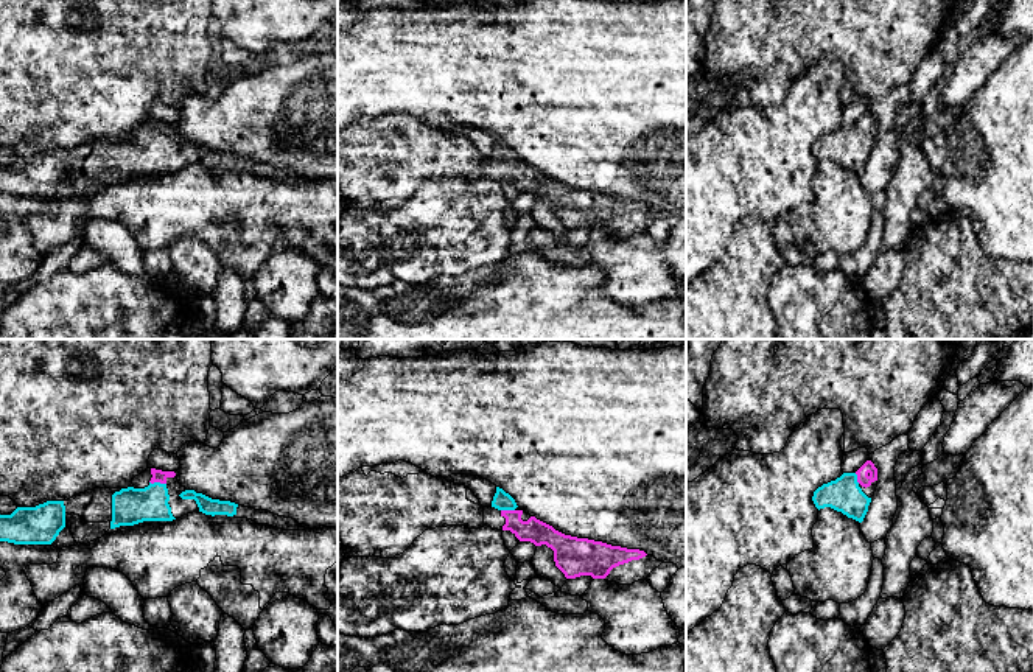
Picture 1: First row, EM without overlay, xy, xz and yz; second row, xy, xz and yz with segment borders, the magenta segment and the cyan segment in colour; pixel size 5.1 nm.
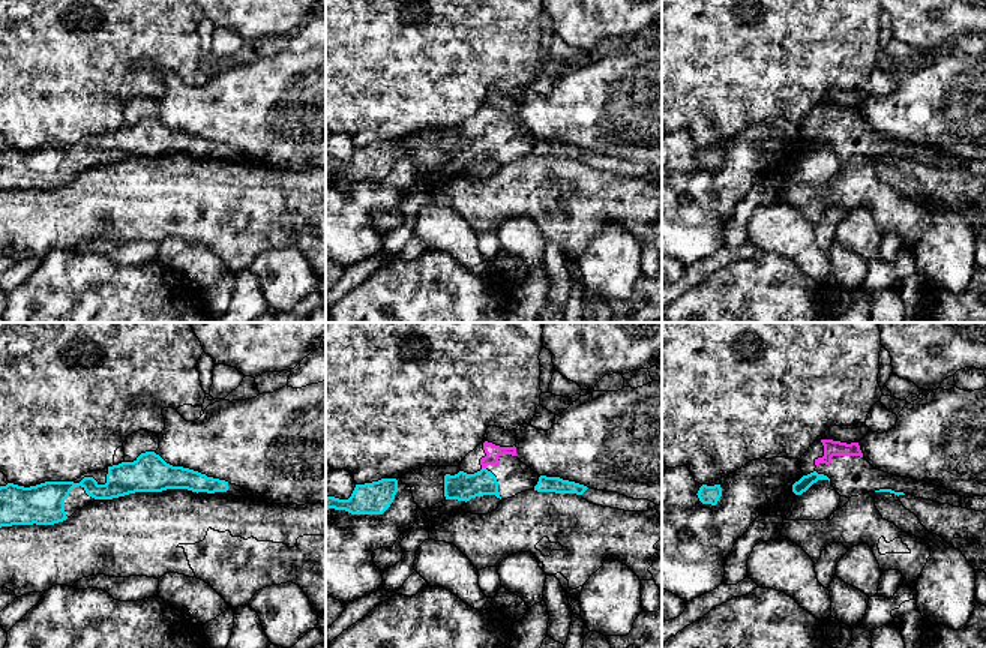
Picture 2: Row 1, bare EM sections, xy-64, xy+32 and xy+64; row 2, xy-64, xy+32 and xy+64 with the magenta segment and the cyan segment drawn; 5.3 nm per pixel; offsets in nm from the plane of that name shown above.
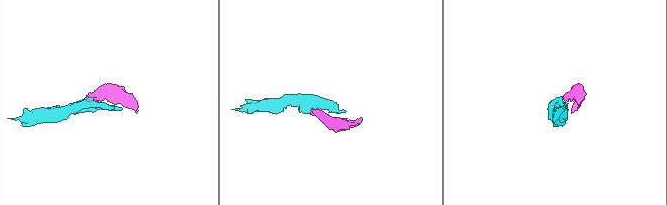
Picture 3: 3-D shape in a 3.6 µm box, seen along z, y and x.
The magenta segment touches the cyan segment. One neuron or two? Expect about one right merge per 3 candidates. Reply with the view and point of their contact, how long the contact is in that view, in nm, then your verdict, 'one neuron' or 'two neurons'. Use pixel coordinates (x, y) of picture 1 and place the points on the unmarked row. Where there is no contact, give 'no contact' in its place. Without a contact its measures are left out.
contact xy (157, 132); length 90 nm; one neuron

